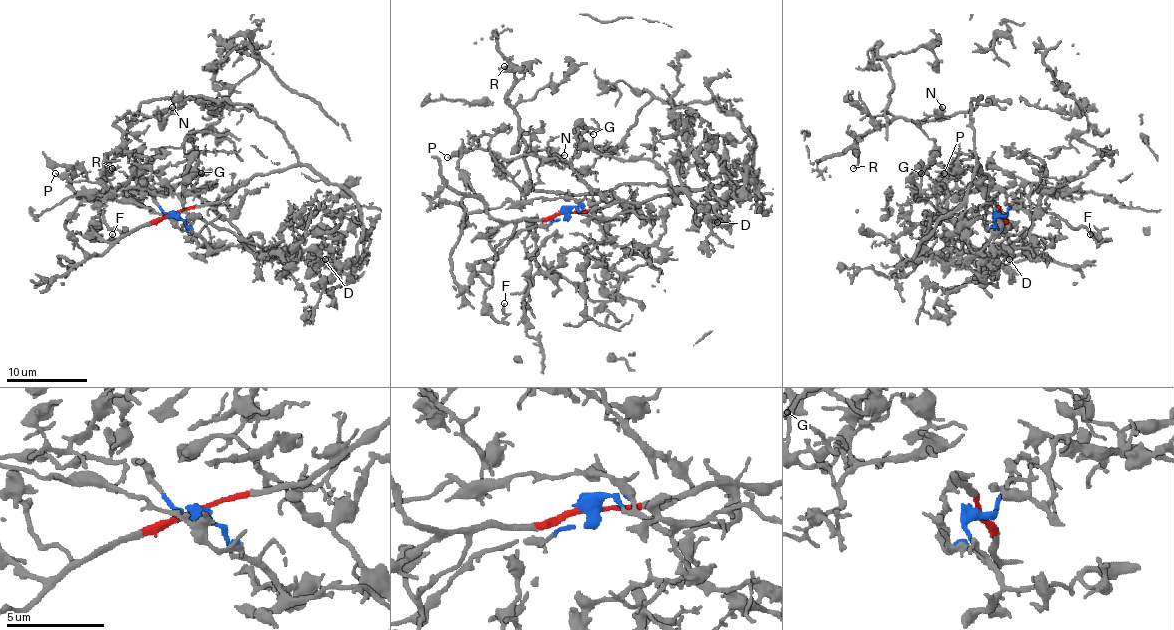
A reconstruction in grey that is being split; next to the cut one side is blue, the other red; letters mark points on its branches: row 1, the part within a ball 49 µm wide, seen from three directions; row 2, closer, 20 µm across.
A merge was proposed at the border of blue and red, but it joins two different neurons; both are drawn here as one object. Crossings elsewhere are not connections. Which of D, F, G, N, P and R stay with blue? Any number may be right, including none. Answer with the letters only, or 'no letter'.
D, G, P

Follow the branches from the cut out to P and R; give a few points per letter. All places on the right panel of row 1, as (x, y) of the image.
P: (998, 213), (1004, 258), (954, 251), (935, 217), (947, 195), (935, 180), (943, 172)
R: (1000, 213), (976, 162), (970, 103), (980, 97), (945, 117), (878, 125), (860, 140), (854, 168)

